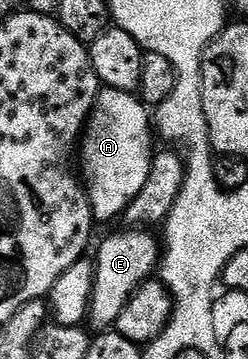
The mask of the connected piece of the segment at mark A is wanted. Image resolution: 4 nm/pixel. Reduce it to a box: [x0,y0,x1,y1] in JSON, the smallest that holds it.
[78,89,154,223]

